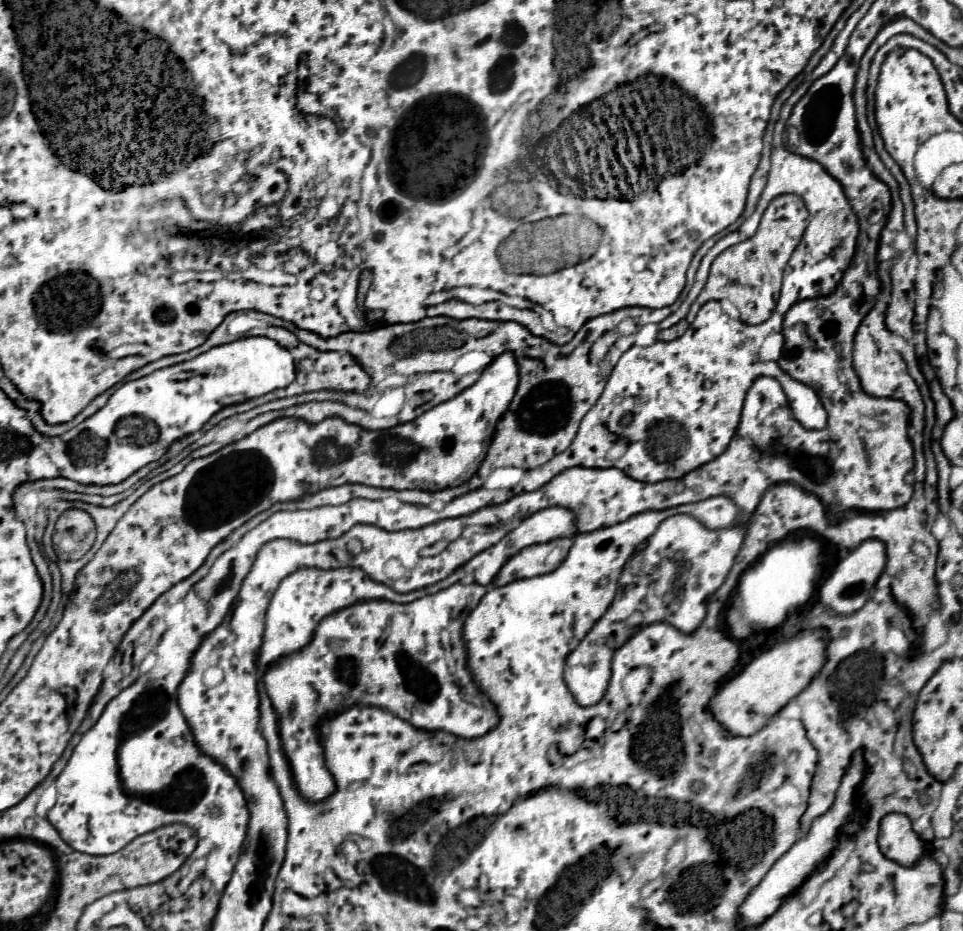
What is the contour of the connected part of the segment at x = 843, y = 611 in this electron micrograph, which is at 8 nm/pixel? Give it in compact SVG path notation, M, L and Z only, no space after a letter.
M866 540L856 550L848 552L848 556L834 568L834 572L828 576L828 580L820 588L820 604L830 608L838 616L850 616L856 610L864 606L868 600L870 588L876 584L878 576L882 574L886 564L886 552L884 544L878 540Z

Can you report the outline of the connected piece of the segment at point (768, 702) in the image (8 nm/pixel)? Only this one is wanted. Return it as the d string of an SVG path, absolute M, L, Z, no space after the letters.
M810 630L800 632L790 640L784 640L776 644L776 648L770 648L756 656L750 664L744 666L740 674L736 674L732 680L728 680L718 694L708 702L706 710L714 716L716 722L722 724L722 728L730 736L752 736L756 734L782 706L786 706L806 684L818 674L818 668L824 664L824 638L822 630Z

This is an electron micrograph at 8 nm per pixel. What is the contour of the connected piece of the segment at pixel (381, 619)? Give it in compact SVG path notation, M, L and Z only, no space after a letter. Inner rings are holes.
M459 582L410 604L356 602L326 616L308 646L282 656L266 670L264 684L278 714L282 746L302 796L320 800L334 790L318 736L318 722L328 712L362 702L386 708L414 728L444 730L458 738L478 738L498 724L492 702L476 688L466 668L462 622L487 592L486 587L474 584L477 590L472 588L473 592Z

